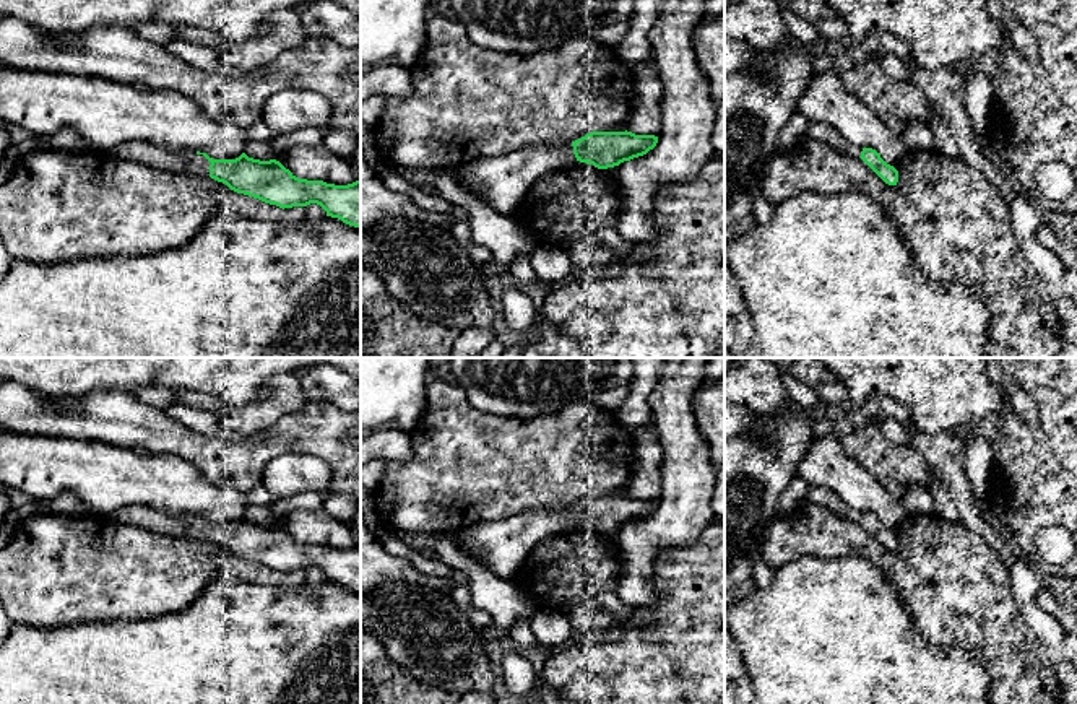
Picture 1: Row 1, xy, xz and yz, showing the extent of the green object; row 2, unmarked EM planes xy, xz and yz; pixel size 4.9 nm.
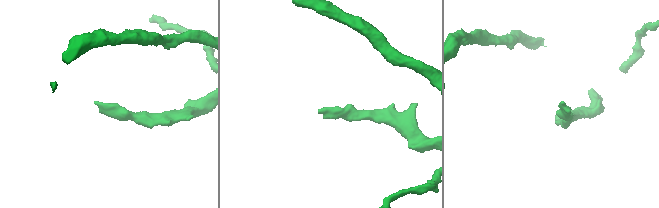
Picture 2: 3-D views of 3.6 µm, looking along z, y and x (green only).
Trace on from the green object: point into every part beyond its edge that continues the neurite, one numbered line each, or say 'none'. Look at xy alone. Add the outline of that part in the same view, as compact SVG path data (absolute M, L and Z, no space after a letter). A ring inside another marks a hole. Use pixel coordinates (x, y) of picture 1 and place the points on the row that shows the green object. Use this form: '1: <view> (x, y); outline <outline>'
1: xy (156, 156); outline M128 141L110 150L110 154L132 163L140 163L158 171L192 172L210 177L210 161L203 154L187 150L166 148L148 141Z

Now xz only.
1: xz (502, 182); outline M533 146L502 156L487 156L463 166L461 187L492 210L510 216L544 174L577 163L573 146Z

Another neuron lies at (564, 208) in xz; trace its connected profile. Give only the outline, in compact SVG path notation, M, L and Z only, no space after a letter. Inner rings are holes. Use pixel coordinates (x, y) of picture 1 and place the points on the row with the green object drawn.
M573 167L544 174L513 211L515 219L538 244L572 252L585 241L598 239L601 224L617 226L624 211L621 185L598 167Z

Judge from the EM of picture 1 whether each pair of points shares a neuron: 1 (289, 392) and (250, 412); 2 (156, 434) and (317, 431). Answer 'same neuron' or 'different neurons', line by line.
1: same neuron
2: same neuron

